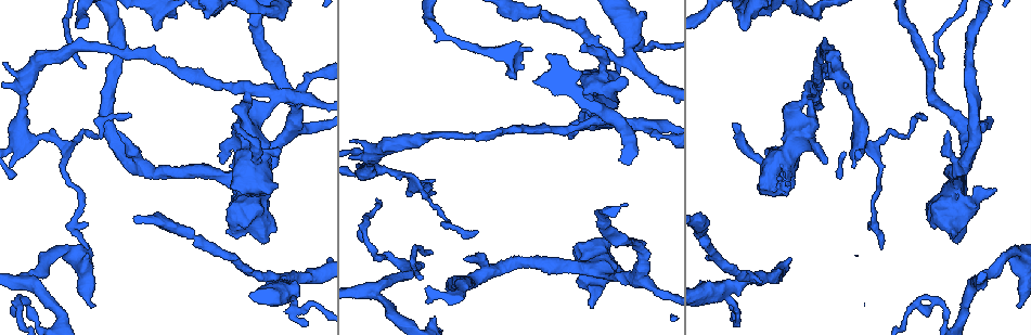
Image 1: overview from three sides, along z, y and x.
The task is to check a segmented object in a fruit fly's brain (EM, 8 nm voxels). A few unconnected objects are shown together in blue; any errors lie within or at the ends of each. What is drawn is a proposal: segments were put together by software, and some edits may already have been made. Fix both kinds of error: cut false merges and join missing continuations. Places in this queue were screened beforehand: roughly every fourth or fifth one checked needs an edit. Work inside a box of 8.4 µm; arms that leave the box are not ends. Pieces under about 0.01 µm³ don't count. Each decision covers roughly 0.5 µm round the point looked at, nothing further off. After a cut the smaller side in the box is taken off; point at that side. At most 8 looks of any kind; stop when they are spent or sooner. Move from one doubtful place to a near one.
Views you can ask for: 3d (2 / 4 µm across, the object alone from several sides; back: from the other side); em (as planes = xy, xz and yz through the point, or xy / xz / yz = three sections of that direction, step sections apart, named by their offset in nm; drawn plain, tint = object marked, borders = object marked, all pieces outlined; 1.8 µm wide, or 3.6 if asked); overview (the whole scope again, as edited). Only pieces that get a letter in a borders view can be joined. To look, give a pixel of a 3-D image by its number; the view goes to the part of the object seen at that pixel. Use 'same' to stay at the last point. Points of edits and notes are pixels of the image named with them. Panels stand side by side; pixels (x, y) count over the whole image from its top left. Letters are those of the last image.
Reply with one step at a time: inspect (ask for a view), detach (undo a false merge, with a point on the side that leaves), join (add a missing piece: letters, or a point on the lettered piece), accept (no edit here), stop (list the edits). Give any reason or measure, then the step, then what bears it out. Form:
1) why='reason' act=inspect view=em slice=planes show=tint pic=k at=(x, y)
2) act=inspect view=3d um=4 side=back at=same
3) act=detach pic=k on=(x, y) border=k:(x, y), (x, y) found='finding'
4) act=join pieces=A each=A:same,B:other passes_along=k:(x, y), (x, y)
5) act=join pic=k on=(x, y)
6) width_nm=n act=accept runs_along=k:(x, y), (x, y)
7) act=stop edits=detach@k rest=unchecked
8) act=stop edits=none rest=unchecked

act=inspect view=em um=3.6 slice=xz step=4 show=borders pic=1 at=(154, 28)

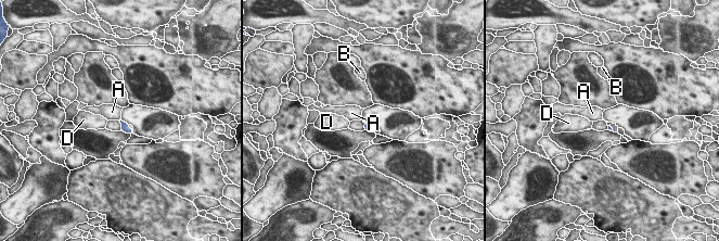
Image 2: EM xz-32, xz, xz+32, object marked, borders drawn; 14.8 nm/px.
why='cut it another way' act=inspect view=em um=3.6 slice=planes show=borders at=same

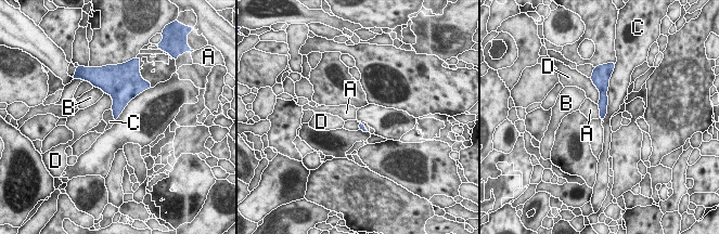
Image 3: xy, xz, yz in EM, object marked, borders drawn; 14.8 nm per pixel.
longest_contact=C:550nm act=accept each=A:other,B:other,C:other,D:other found='none of them fits'

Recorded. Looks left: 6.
why='end of a long branch' act=inspect view=em slice=planes show=borders pic=1 at=(129, 115)

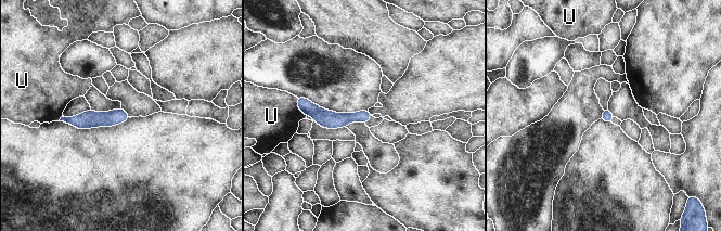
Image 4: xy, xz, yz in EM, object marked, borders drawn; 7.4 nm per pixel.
width_nm=90 act=accept each=U:other border=4:(296, 98), (296, 106), (306, 116) found='none of them fits'

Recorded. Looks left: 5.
why='a fork' act=inspect view=3d um=4 pic=1 at=(815, 96)

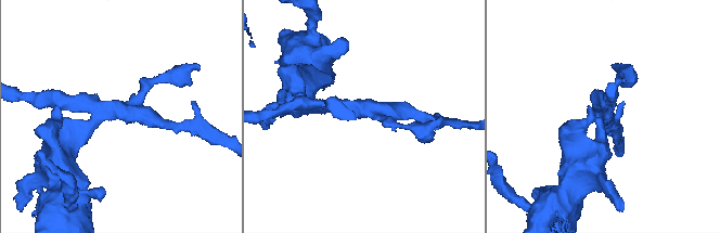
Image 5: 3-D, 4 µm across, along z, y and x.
act=inspect view=em slice=planes show=tint pic=5 at=(608, 108)

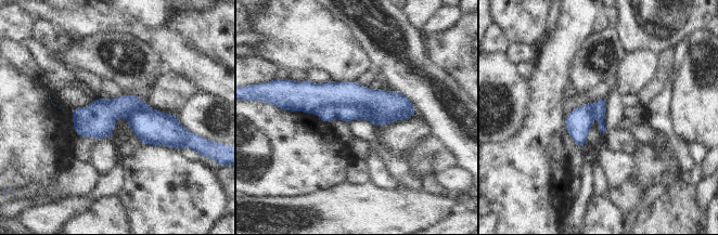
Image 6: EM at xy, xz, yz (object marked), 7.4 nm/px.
why='what lies round it' act=inspect view=em slice=planes show=borders at=same

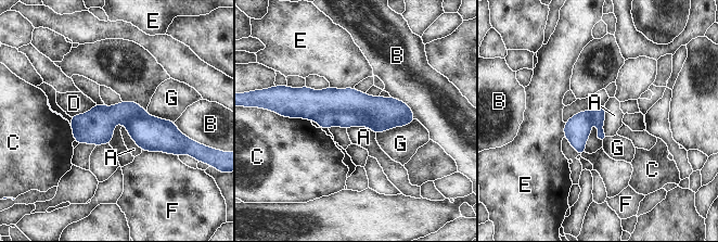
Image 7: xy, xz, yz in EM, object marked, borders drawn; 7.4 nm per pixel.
width_nm=200 act=detach pic=7 on=(343, 119) each=A:other,B:other,C:other,D:other,E:other,F:other,G:other part_leaving=7:(317, 118), (367, 122), (379, 129) found='two neurons meet here'

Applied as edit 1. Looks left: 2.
act=stop edits=detach@7 rest=unchecked

